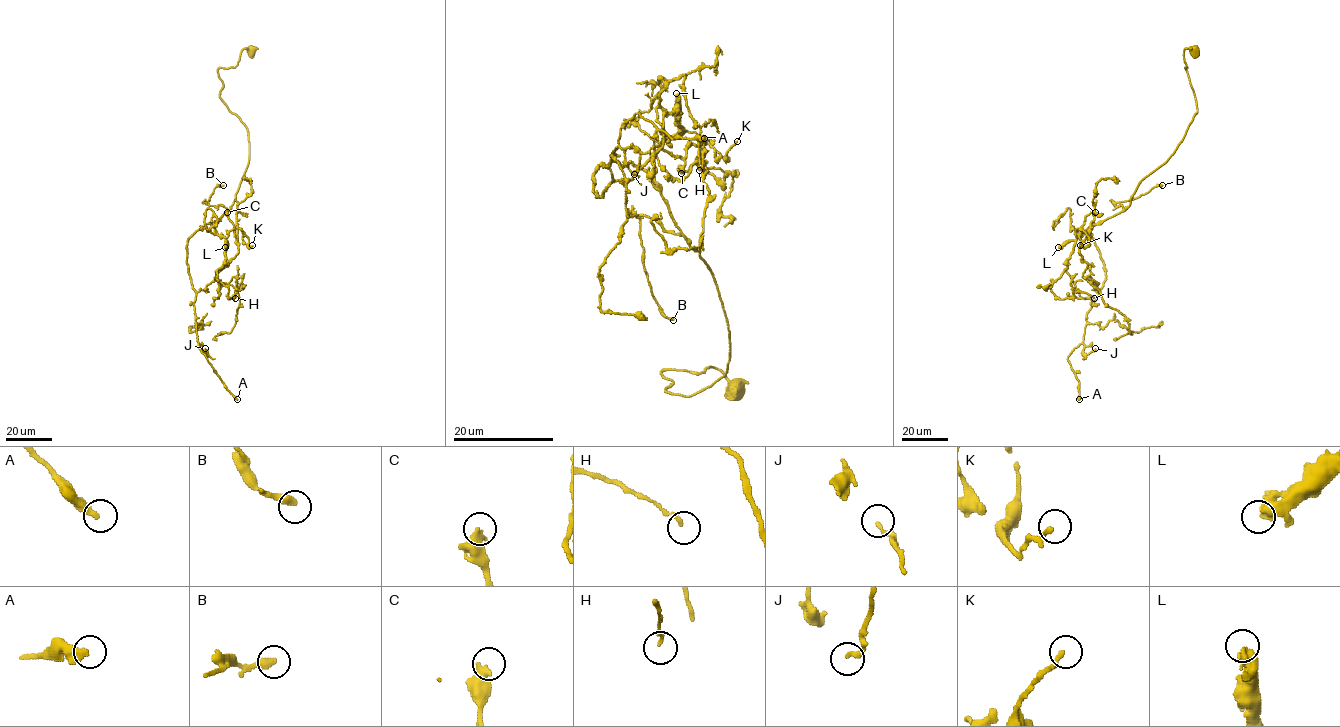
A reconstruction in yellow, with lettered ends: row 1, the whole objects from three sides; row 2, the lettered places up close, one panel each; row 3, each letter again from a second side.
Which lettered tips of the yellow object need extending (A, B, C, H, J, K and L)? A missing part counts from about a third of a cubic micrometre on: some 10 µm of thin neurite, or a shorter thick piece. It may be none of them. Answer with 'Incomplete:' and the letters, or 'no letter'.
Incomplete: no letter

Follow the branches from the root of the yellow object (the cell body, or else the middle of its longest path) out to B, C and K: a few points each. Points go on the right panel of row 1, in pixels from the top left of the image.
B: (1195, 51), (1184, 51), (1197, 112), (1182, 140), (1140, 182), (1124, 211), (1114, 205), (1162, 185)
C: (1195, 51), (1182, 140), (1090, 226), (1098, 292), (1079, 252), (1095, 212)
K: (1195, 51), (1182, 140), (1090, 226), (1098, 292), (1081, 228), (1080, 245)

